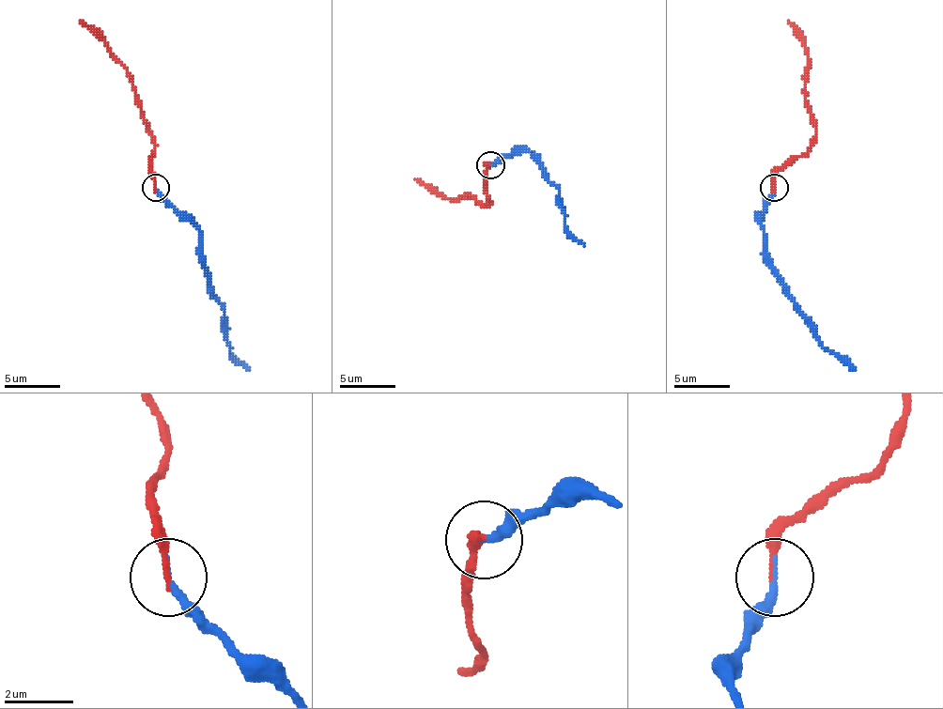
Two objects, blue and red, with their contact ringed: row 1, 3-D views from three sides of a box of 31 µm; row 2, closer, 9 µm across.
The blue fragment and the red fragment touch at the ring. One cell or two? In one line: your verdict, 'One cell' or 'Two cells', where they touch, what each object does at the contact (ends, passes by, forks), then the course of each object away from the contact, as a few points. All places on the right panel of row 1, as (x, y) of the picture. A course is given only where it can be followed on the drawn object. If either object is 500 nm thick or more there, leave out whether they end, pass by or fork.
One cell. Place: (774, 188). At the ring blue ends. At the ring red ends. Course of blue: (775, 187), (761, 228), (764, 262), (816, 339), (855, 370). Course of red: (775, 187), (780, 170), (808, 151), (816, 123), (808, 109), (805, 76), (808, 48), (788, 21)

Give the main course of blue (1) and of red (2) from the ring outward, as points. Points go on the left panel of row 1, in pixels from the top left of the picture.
1: (155, 187), (196, 228), (199, 262), (208, 278), (208, 292), (224, 312), (224, 339), (229, 353), (249, 370)
2: (155, 187), (152, 170), (155, 151), (149, 123), (141, 109), (132, 76), (110, 48), (80, 21)

